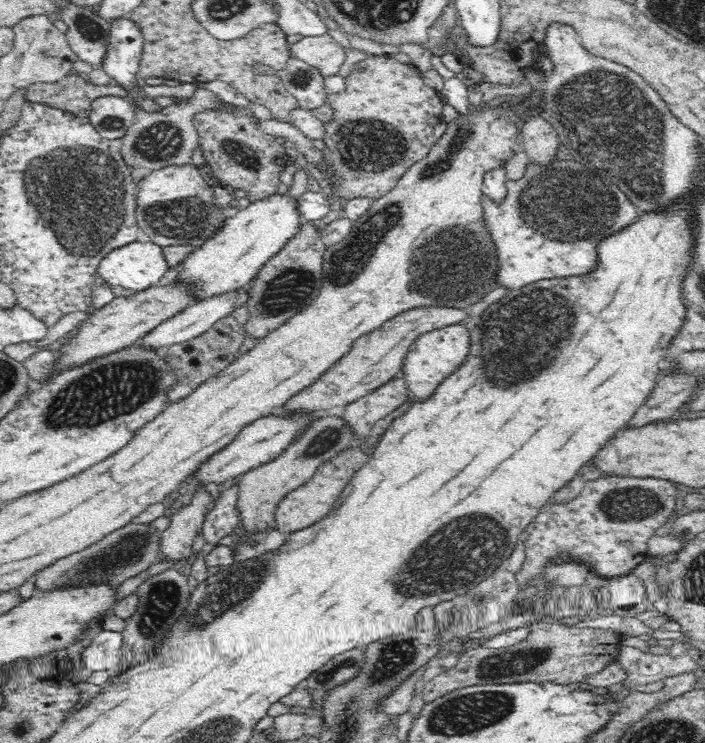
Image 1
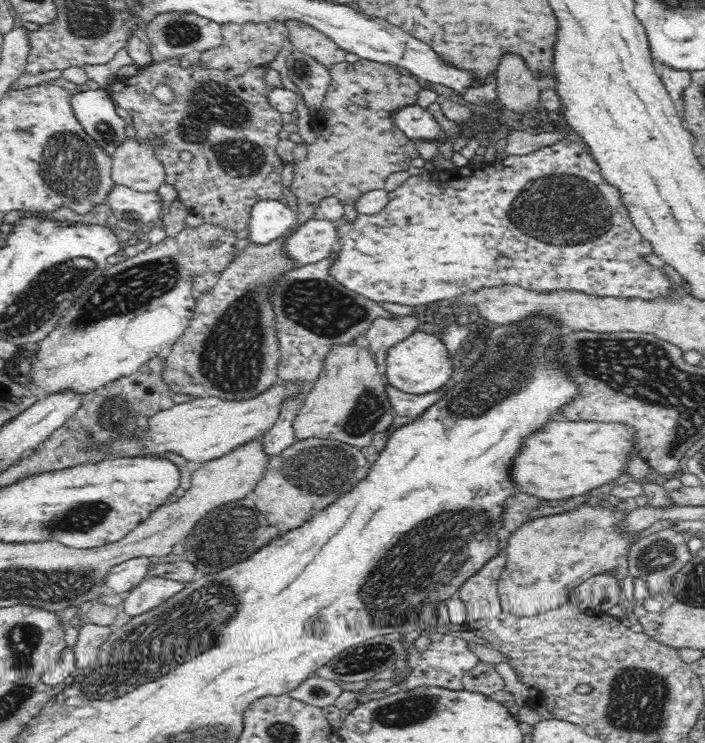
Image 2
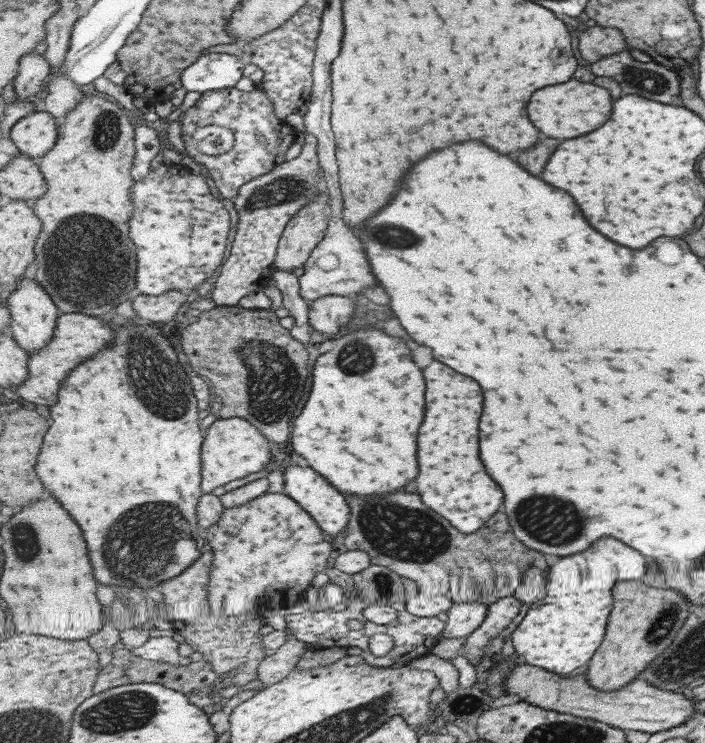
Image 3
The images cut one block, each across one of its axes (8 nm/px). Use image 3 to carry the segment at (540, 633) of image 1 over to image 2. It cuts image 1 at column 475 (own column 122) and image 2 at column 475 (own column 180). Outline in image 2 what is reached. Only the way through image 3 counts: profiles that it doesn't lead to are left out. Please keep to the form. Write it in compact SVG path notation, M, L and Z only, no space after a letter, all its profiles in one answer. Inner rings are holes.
M478 662L477 666L466 671L460 678L460 683L466 690L487 695L506 688L506 682L496 670L496 666L486 662Z

